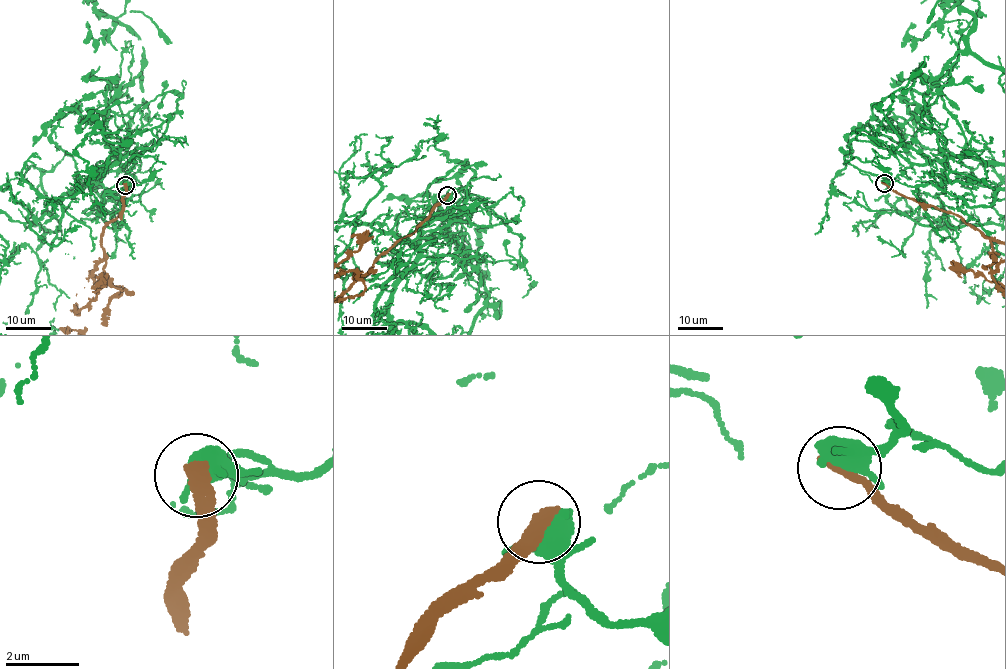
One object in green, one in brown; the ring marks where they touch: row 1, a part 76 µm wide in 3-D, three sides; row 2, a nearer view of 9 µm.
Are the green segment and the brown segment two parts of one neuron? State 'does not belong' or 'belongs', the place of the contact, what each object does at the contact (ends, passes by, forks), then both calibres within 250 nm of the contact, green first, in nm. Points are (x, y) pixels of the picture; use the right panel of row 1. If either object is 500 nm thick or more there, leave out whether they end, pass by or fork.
does not belong | (884, 183) | 700/320 nm

